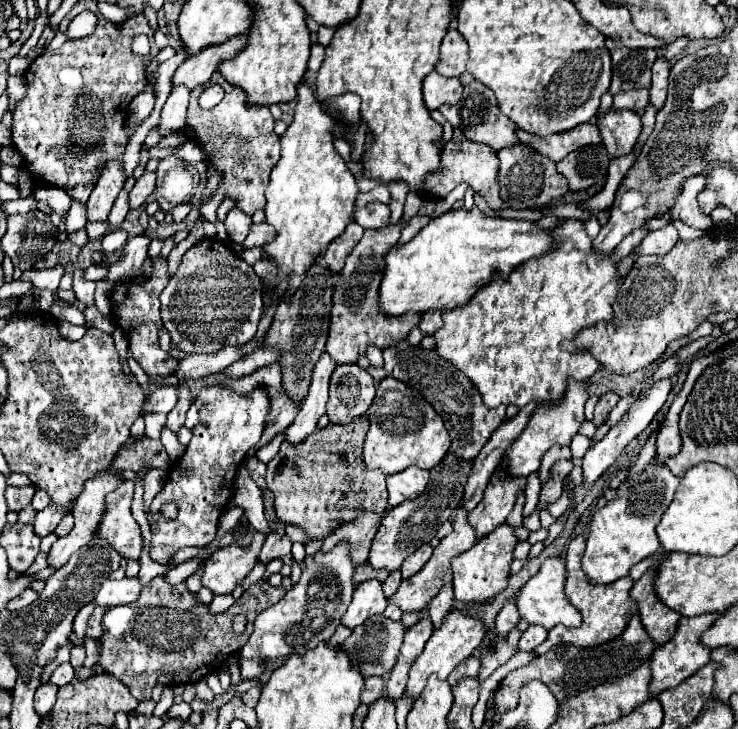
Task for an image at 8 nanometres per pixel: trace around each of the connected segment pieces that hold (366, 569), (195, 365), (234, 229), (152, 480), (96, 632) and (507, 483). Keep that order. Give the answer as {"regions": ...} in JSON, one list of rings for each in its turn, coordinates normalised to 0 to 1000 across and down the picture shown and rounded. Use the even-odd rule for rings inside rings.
{"regions":[[[[491,774],[480,782],[480,790],[477,790],[477,801],[485,804],[488,798],[496,798],[496,796],[512,796],[512,798],[520,798],[526,793],[523,785],[507,785],[499,774]]],[[[301,477],[301,483],[290,483],[290,488],[279,486],[263,486],[241,494],[236,516],[247,521],[268,521],[276,516],[290,516],[314,497],[328,494],[328,477]]],[[[314,285],[314,288],[306,294],[304,310],[306,310],[306,318],[309,318],[312,329],[320,332],[320,335],[328,335],[328,329],[331,329],[331,326],[336,324],[336,318],[339,318],[341,299],[333,296],[325,285]]],[[[207,642],[192,657],[195,672],[196,672],[194,680],[195,693],[198,697],[196,705],[201,713],[203,713],[202,693],[206,690],[209,682],[221,668],[221,661],[225,663],[226,656],[228,656],[226,646],[214,642]]],[[[127,834],[122,850],[119,850],[119,861],[117,861],[117,870],[114,870],[114,878],[117,875],[136,875],[138,870],[138,845],[141,845],[144,834]]],[[[675,647],[664,656],[664,664],[656,675],[653,689],[634,705],[634,719],[645,730],[645,741],[661,735],[675,719],[686,716],[702,672],[710,672],[713,658],[675,658]]]]}

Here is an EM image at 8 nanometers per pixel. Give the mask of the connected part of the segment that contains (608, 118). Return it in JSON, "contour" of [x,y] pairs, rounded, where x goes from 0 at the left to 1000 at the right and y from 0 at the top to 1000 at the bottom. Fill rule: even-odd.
{"contour":[[[829,151],[816,162],[810,162],[808,170],[813,176],[827,219],[854,211],[870,178],[867,159],[859,151],[837,151],[837,154]]]}

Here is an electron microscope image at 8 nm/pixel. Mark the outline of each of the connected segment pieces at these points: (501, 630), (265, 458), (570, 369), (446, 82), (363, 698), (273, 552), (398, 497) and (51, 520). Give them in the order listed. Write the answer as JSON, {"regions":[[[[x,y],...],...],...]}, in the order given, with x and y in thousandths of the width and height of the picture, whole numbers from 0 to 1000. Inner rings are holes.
{"regions":[[[[688,826],[688,829],[678,837],[678,842],[675,842],[675,848],[672,848],[672,870],[675,870],[678,875],[688,872],[691,861],[696,861],[696,859],[702,856],[702,850],[705,850],[705,840],[702,840],[699,829],[696,829],[696,826]]],[[[383,594],[377,595],[369,605],[354,613],[348,619],[347,626],[351,628],[351,631],[362,636],[377,621],[383,602],[385,595]]],[[[767,302],[753,310],[748,321],[756,326],[759,340],[740,351],[705,362],[688,384],[669,379],[669,384],[659,390],[659,395],[653,395],[653,401],[648,401],[648,406],[642,406],[642,412],[631,417],[631,422],[599,428],[602,447],[588,458],[588,480],[645,529],[661,560],[672,560],[678,554],[696,554],[707,560],[718,551],[732,554],[759,549],[767,535],[770,519],[794,524],[810,508],[810,497],[802,488],[772,488],[764,469],[778,466],[778,461],[794,447],[808,447],[810,442],[829,439],[829,412],[835,409],[843,390],[835,379],[837,362],[829,357],[829,351],[813,351],[802,343],[802,329],[794,324],[789,302]]],[[[583,99],[575,112],[575,140],[580,151],[593,151],[599,143],[618,143],[626,134],[629,118],[621,107],[602,107],[593,99]]],[[[504,927],[501,933],[493,936],[493,944],[488,949],[488,963],[491,966],[504,966],[504,960],[509,960],[512,955],[518,955],[518,944],[520,944],[520,933],[512,927]]],[[[369,730],[369,733],[358,741],[358,749],[355,749],[355,754],[352,754],[350,768],[352,768],[355,774],[363,774],[366,768],[377,768],[377,765],[393,760],[393,749],[396,749],[396,743],[393,743],[390,735],[377,738],[377,735]]],[[[556,639],[550,647],[542,647],[539,653],[526,653],[526,691],[534,697],[550,686],[564,686],[569,678],[575,678],[580,658],[580,647],[561,639]]],[[[68,691],[65,697],[60,697],[57,702],[49,705],[49,713],[46,713],[46,733],[54,735],[54,738],[70,733],[87,705],[89,705],[87,697],[79,697],[76,691]]]]}

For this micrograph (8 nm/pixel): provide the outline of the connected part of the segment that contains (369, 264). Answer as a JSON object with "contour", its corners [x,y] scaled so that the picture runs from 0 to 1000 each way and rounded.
{"contour":[[[554,263],[547,280],[546,295],[537,310],[523,310],[512,316],[493,316],[491,329],[480,337],[474,351],[469,354],[469,365],[463,370],[463,384],[453,390],[450,406],[450,425],[447,425],[447,458],[442,469],[442,483],[455,499],[482,499],[488,486],[496,486],[499,475],[509,475],[515,480],[528,477],[550,466],[553,455],[569,444],[569,431],[545,431],[545,433],[526,433],[512,422],[512,398],[518,387],[518,376],[523,370],[520,351],[542,326],[542,316],[553,299],[566,294],[572,281],[570,269]]]}

